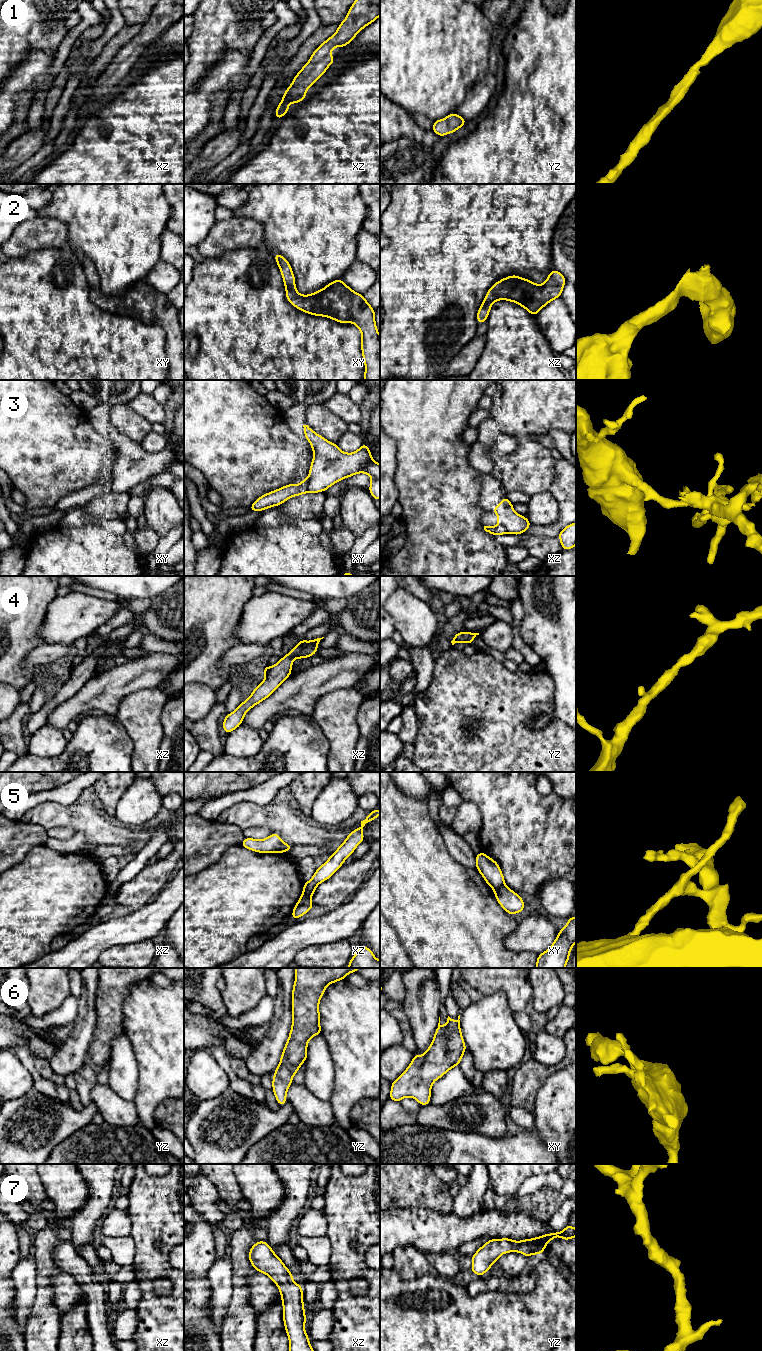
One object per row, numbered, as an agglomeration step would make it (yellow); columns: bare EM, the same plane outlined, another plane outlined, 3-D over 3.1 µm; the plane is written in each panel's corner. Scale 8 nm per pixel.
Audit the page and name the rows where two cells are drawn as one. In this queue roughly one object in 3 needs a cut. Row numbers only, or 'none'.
3, 5

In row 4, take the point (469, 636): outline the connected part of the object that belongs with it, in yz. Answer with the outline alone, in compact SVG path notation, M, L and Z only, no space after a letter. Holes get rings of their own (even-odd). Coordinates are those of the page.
M459 632L456 633L453 640L451 641L452 645L455 643L463 642L465 644L472 644L474 638L479 635L479 633L473 633L473 632Z

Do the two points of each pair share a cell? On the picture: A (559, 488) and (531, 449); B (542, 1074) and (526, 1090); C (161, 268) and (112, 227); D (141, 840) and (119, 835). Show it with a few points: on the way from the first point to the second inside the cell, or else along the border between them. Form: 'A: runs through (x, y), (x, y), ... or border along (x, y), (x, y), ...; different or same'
A: border along (556, 460), (553, 480), (548, 490); different
B: runs through (538, 1078), (530, 1086); same
C: border along (159, 258), (144, 277); different
D: runs through (136, 840), (131, 840), (124, 836); same

